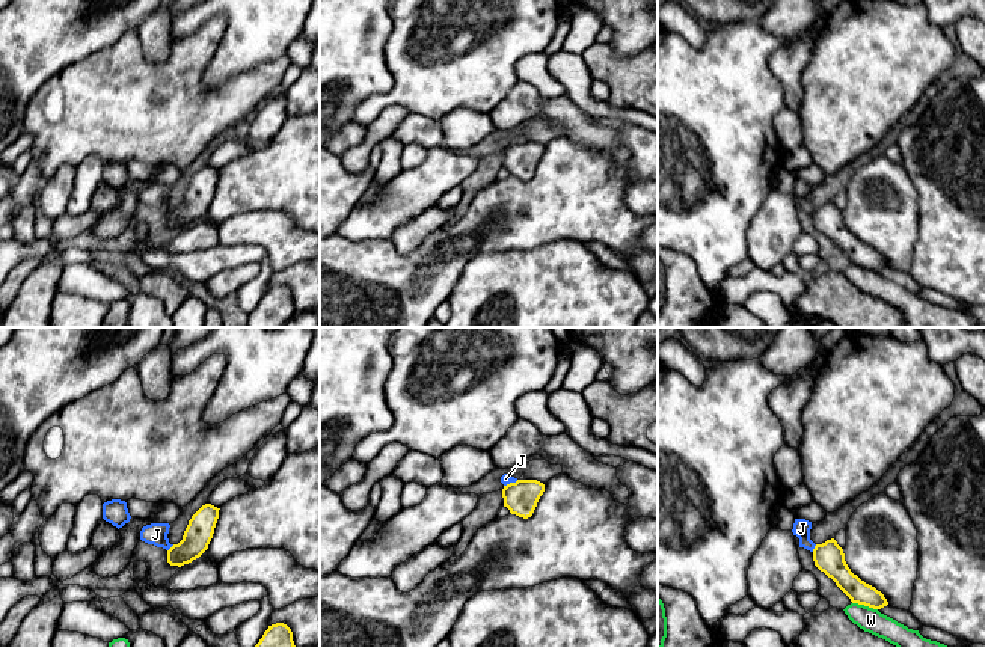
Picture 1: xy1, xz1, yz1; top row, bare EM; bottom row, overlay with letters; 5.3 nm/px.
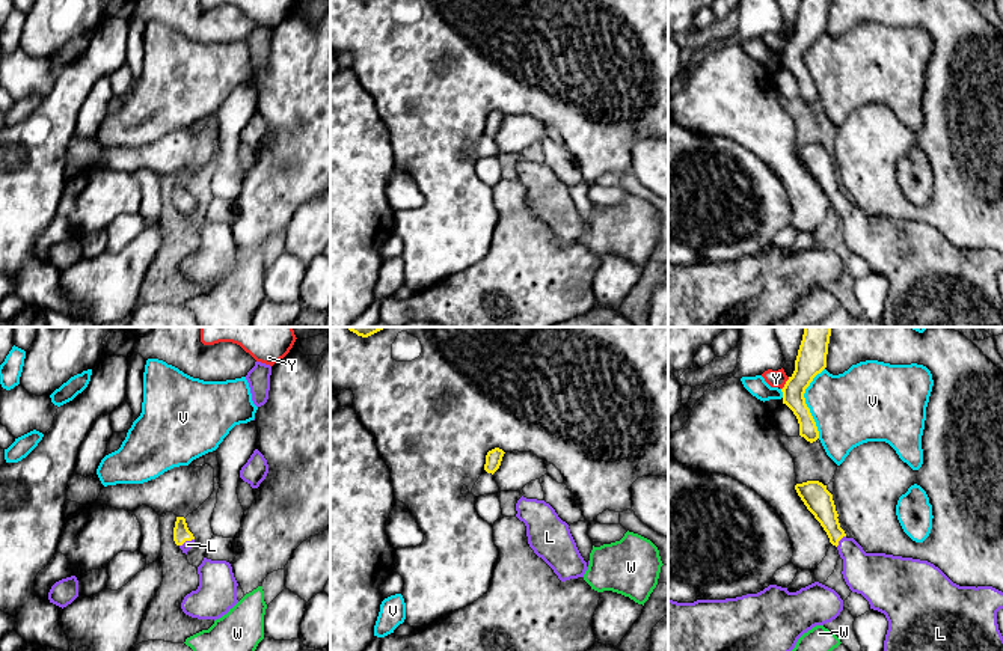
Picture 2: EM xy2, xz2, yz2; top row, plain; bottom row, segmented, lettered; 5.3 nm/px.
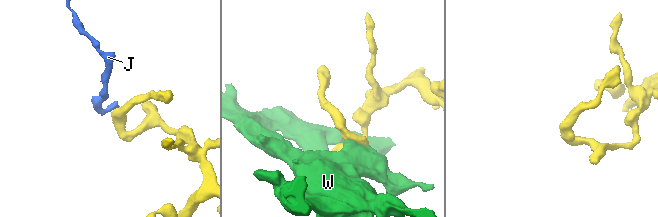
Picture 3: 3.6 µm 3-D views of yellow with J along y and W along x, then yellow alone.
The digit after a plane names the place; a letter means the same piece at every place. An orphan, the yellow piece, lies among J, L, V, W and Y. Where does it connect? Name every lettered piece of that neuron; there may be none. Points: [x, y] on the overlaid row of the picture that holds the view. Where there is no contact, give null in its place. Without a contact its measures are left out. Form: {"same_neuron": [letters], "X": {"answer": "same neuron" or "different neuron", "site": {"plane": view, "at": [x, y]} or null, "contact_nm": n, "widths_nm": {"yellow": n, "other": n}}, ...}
{"same_neuron": ["L"], "J": {"answer": "different neuron", "site": {"plane": "yz1", "at": [815, 548]}, "contact_nm": 50, "widths_nm": {"yellow": 160, "other": 100}}, "L": {"answer": "same neuron", "site": {"plane": "yz2", "at": [839, 540]}, "contact_nm": 80, "widths_nm": {"yellow": 150, "other": 240}}, "V": {"answer": "different neuron", "site": {"plane": "yz2", "at": [804, 403]}, "contact_nm": 380, "widths_nm": {"yellow": 160, "other": 380}}, "W": {"answer": "different neuron", "site": {"plane": "yz1", "at": [865, 605]}, "contact_nm": 140, "widths_nm": {"yellow": 120, "other": 130}}, "Y": {"answer": "different neuron", "site": {"plane": "yz2", "at": [786, 383]}, "contact_nm": 80, "widths_nm": {"yellow": 160, "other": 100}}}

